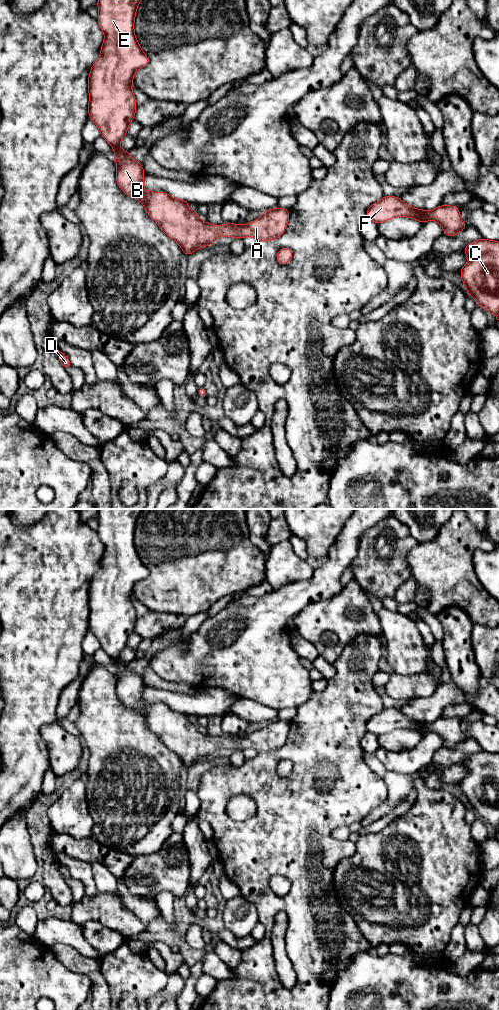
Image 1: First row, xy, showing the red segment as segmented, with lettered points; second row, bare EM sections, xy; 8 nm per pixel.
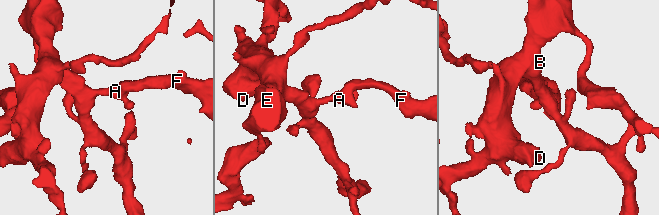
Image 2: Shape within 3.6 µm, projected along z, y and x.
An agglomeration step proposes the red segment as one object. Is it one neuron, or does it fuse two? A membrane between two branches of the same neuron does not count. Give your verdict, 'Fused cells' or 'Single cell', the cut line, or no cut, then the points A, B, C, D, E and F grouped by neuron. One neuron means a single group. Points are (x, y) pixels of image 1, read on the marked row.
Single cell. No split. Groups: A B C D E F

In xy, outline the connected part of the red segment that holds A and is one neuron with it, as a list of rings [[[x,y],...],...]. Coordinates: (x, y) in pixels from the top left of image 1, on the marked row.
[[[98,0],[98,24],[105,34],[99,59],[92,65],[88,78],[89,118],[100,130],[101,136],[114,149],[117,165],[116,180],[119,188],[130,197],[141,201],[148,215],[160,226],[161,230],[177,242],[185,255],[190,256],[197,248],[212,245],[220,236],[245,238],[248,236],[258,241],[271,241],[279,238],[289,221],[289,209],[273,208],[264,211],[262,216],[246,225],[226,223],[211,225],[203,222],[192,212],[186,200],[171,197],[167,192],[149,192],[143,187],[144,169],[131,155],[119,147],[120,140],[127,134],[127,129],[135,117],[136,99],[132,92],[134,73],[148,65],[149,59],[142,51],[135,33],[134,19],[141,0]]]

